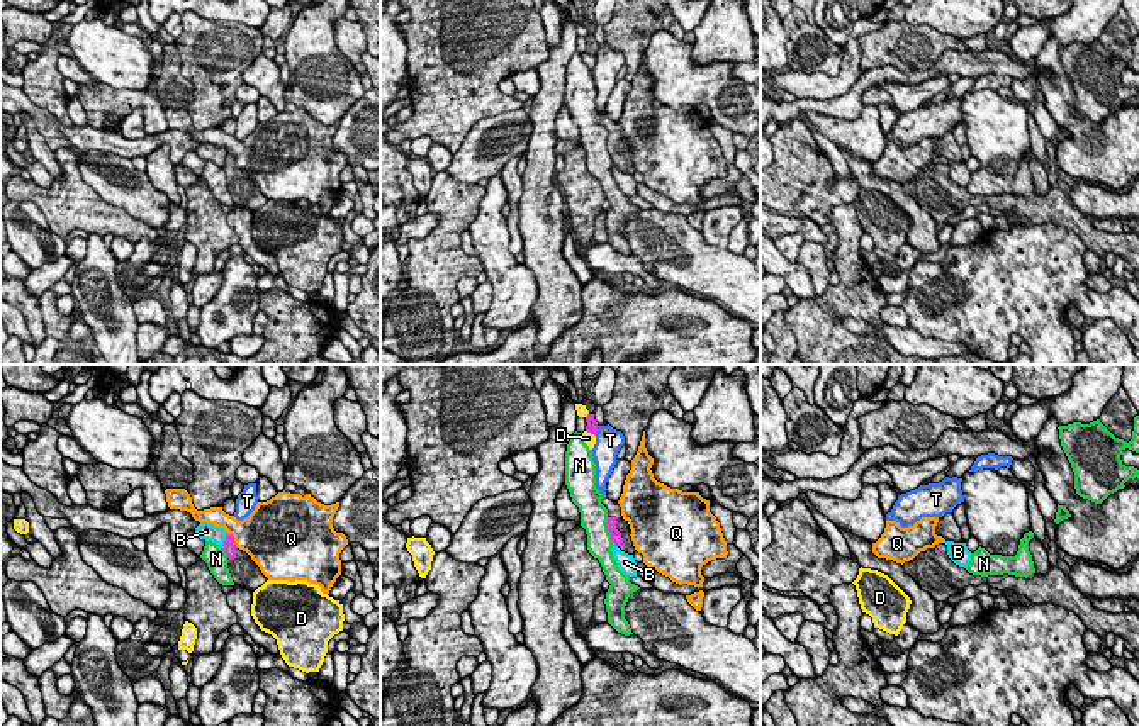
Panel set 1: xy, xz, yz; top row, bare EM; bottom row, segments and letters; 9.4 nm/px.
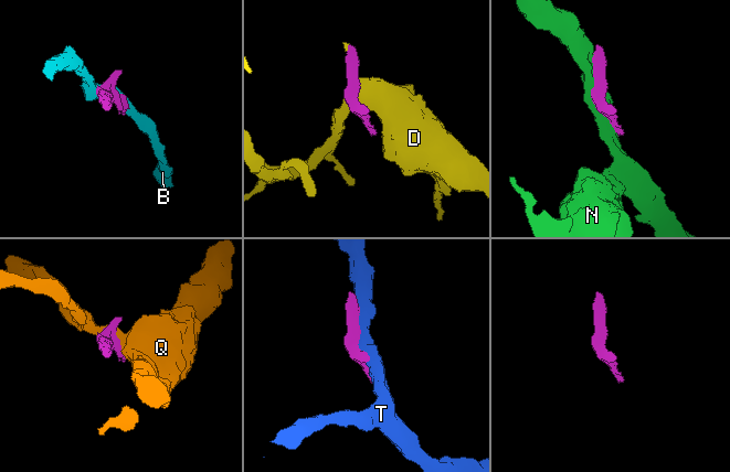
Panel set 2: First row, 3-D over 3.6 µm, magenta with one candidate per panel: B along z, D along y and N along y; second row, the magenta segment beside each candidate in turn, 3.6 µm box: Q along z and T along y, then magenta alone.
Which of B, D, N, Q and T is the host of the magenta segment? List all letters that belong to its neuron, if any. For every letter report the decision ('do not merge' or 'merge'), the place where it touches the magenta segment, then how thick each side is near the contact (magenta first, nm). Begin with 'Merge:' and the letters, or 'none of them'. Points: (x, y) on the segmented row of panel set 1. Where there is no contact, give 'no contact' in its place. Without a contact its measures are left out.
Merge: none of them
B: do not merge; contact xy (224, 541); calibres 130 and 160 nm
D: do not merge; contact xz (591, 433); calibres 100 and 120 nm
N: do not merge; contact xz (608, 530); calibres 100 and 260 nm
Q: do not merge; contact xy (233, 540); calibres 130 and 400 nm
T: do not merge; contact xz (596, 431); calibres 100 and 260 nm

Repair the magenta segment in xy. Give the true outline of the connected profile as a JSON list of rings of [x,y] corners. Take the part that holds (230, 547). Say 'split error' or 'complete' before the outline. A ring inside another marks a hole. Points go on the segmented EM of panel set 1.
split error; [[[233,534],[226,536],[224,551],[234,585],[241,585],[253,594],[268,580],[251,556],[236,546]]]

